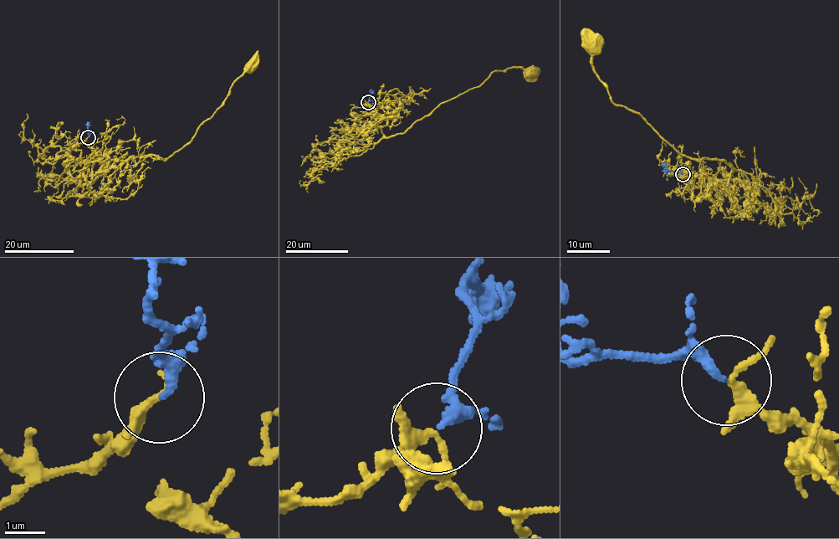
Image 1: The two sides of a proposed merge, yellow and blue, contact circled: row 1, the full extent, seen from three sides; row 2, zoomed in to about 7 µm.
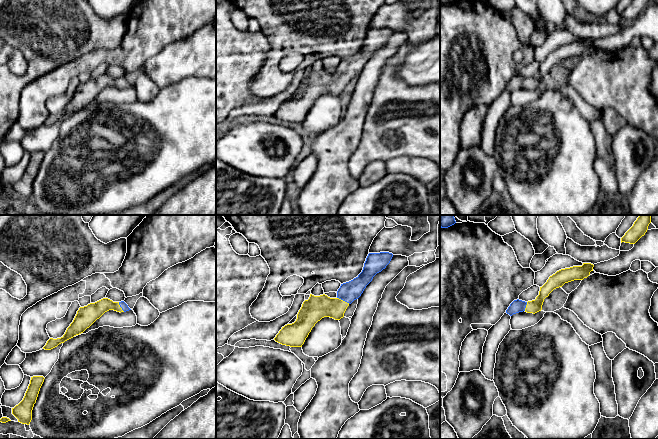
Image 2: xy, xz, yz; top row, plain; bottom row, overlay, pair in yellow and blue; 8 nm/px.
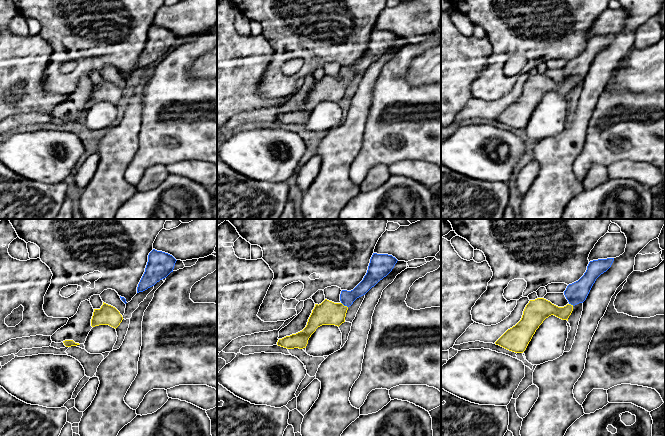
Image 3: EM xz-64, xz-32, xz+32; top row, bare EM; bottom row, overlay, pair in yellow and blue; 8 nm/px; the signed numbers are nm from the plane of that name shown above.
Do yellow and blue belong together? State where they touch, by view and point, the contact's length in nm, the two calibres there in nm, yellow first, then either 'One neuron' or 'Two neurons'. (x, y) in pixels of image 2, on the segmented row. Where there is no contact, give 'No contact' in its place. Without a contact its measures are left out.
Touches yellow at xz (342, 300). Shared border 120 nm. Thickness 190 nm (yellow) against 160 nm. One neuron

